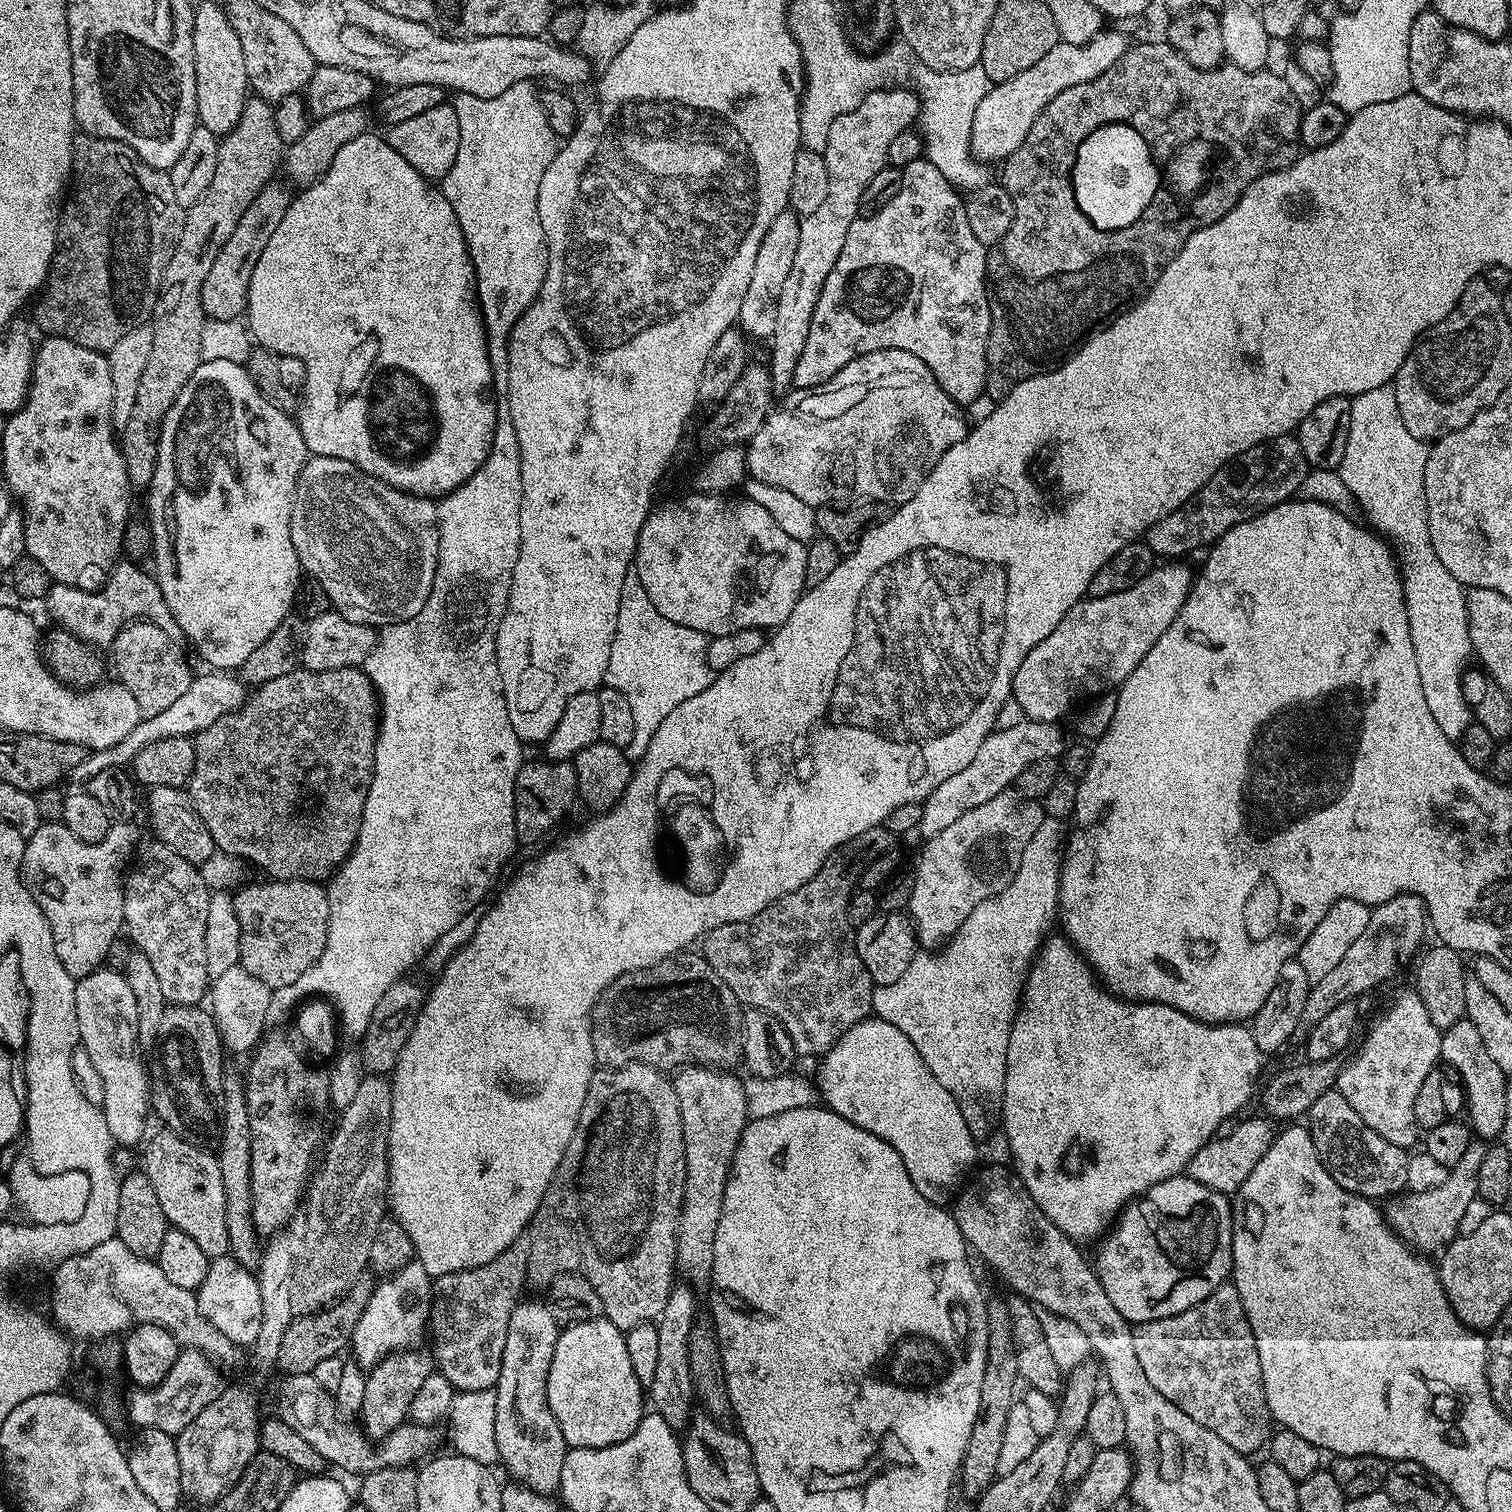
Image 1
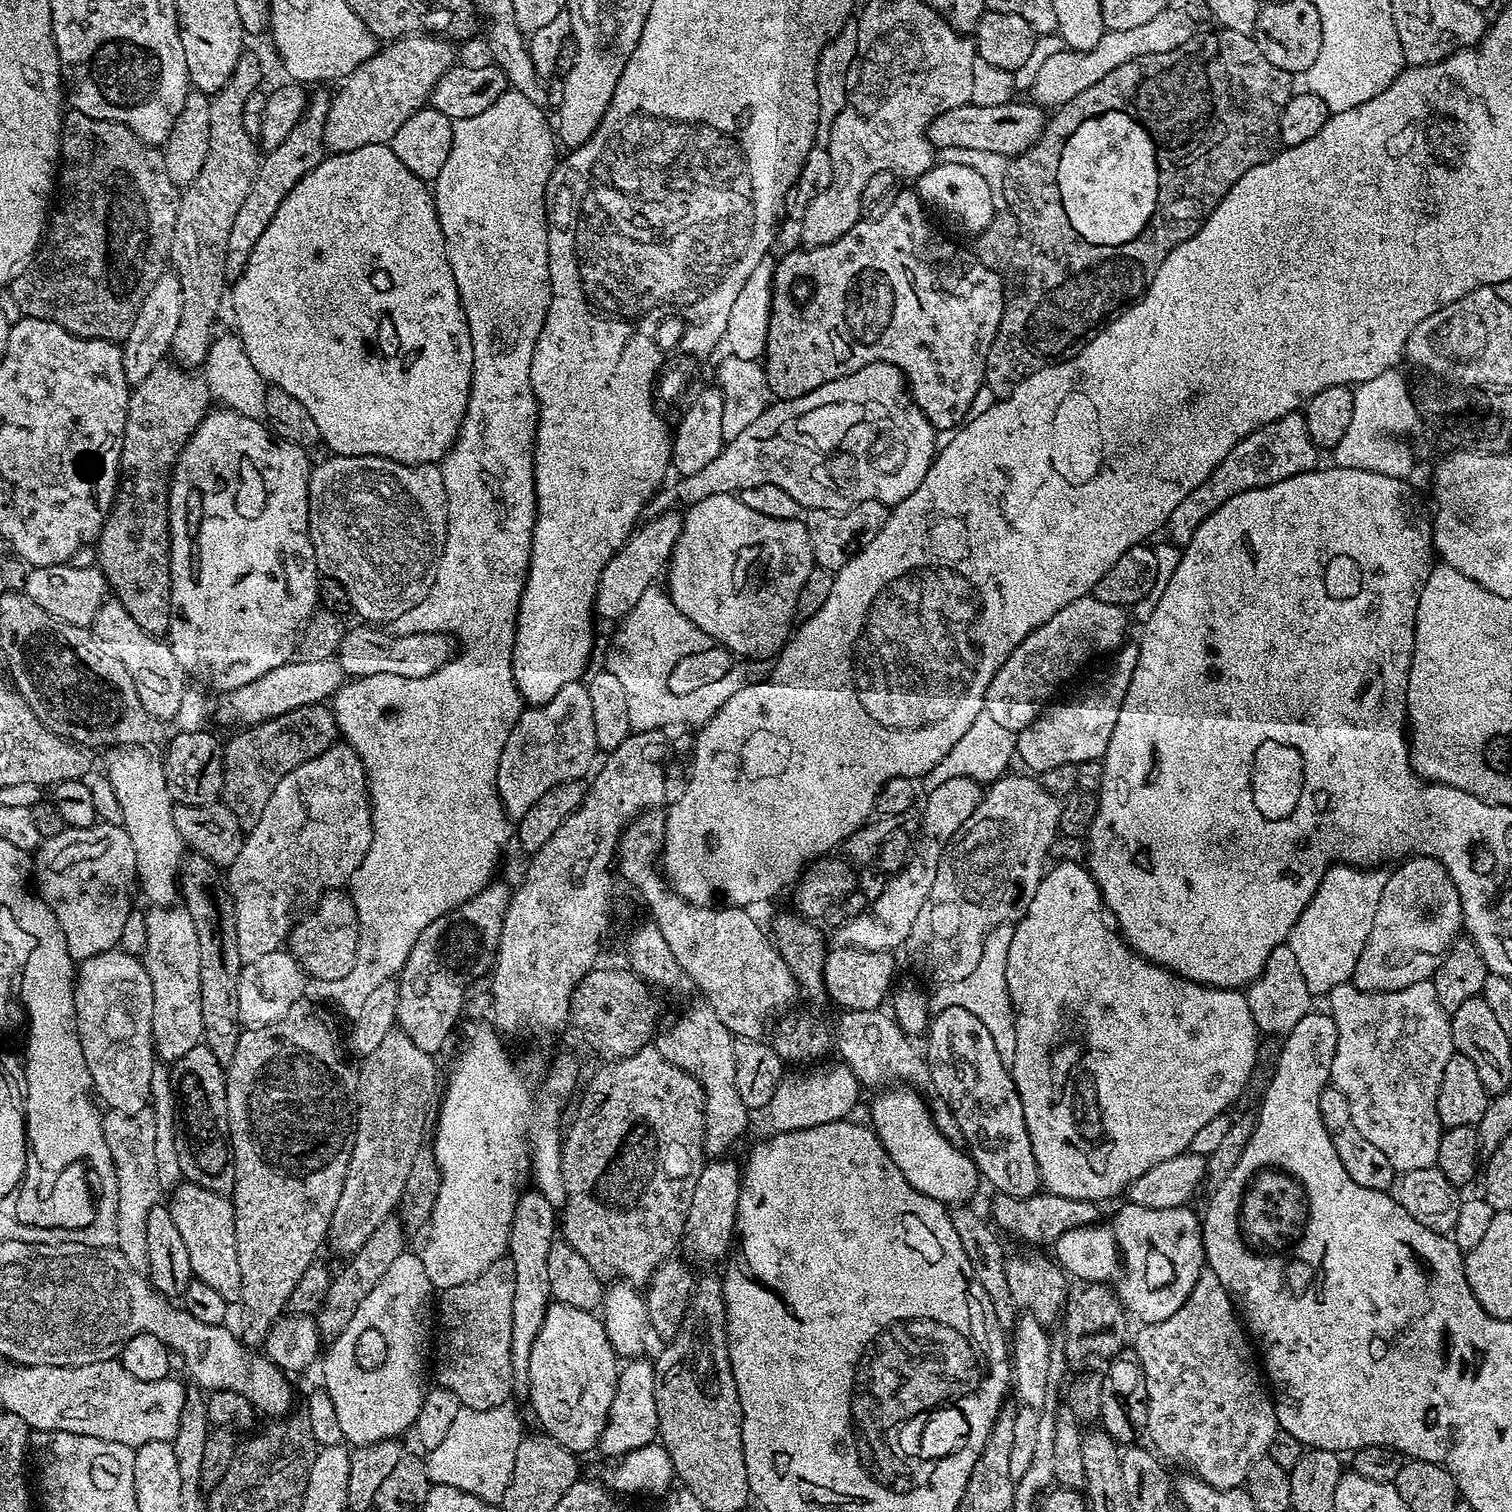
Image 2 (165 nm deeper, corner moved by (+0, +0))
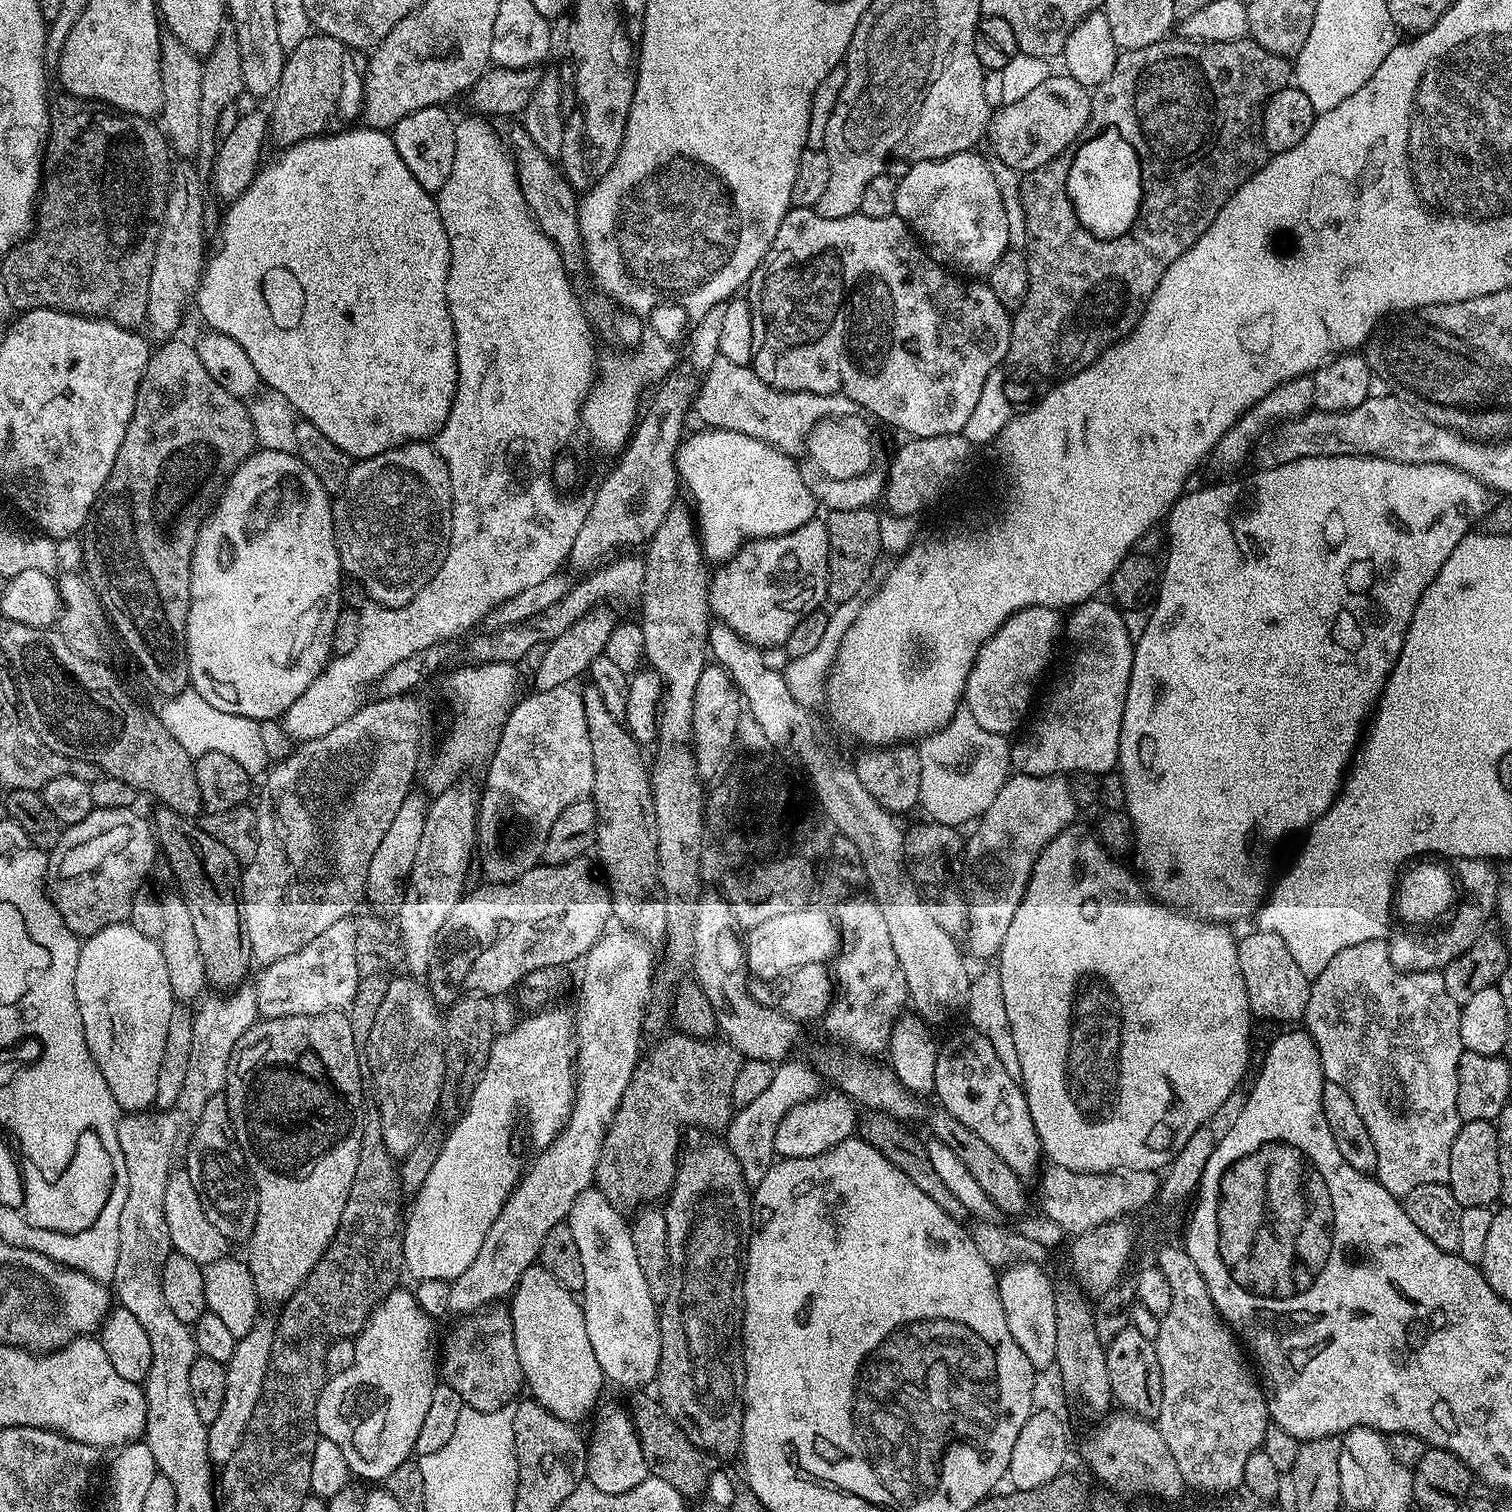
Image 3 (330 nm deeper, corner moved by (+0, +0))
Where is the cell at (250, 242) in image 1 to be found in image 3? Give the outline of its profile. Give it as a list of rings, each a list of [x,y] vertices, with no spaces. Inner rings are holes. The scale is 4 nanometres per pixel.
[[[311,35],[298,41],[296,49],[293,52],[291,49],[285,55],[282,78],[274,85],[270,136],[280,146],[291,146],[300,140],[343,132],[355,125],[362,116],[365,53],[329,36]]]

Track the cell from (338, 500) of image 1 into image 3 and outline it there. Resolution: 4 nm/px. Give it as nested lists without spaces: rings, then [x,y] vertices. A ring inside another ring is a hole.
[[[428,442],[404,444],[365,460],[356,460],[344,485],[332,500],[332,526],[340,567],[364,588],[373,604],[397,608],[414,598],[442,566],[448,553],[448,530],[452,519],[450,474],[442,457]]]

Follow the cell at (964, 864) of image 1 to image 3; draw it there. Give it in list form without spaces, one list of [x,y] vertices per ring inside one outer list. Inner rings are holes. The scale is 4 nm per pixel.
[[[1019,774],[1009,775],[1001,789],[998,790],[997,796],[991,802],[989,808],[982,813],[975,821],[972,833],[966,836],[963,841],[962,847],[962,861],[964,865],[961,866],[960,872],[964,875],[964,888],[966,893],[966,903],[968,906],[968,923],[966,925],[966,936],[972,939],[972,952],[976,956],[992,956],[995,957],[1000,951],[1002,946],[1002,938],[1006,938],[1006,929],[1010,926],[1011,919],[1014,918],[1014,910],[1018,910],[1018,902],[1022,902],[1022,894],[1026,890],[1028,880],[1032,876],[1034,870],[1034,862],[1038,858],[1038,854],[1042,854],[1042,850],[1050,843],[1060,832],[1063,832],[1065,828],[1069,827],[1073,823],[1072,820],[1078,815],[1078,809],[1074,798],[1072,797],[1072,791],[1068,785],[1068,780],[1063,775],[1058,776],[1022,776]]]

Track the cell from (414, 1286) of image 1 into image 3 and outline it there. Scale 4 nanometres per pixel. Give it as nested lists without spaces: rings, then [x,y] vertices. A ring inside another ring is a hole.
[[[397,1290],[390,1293],[385,1300],[377,1304],[368,1321],[364,1323],[364,1329],[360,1335],[355,1337],[354,1362],[345,1372],[333,1375],[331,1379],[325,1383],[324,1389],[320,1391],[320,1395],[316,1397],[316,1430],[323,1439],[334,1442],[334,1446],[338,1446],[338,1450],[342,1450],[342,1458],[346,1458],[348,1463],[348,1471],[353,1477],[361,1476],[364,1480],[376,1480],[372,1482],[387,1481],[388,1475],[394,1470],[398,1470],[398,1466],[409,1463],[410,1457],[415,1453],[416,1443],[418,1442],[418,1430],[422,1430],[422,1421],[426,1419],[426,1409],[430,1407],[430,1398],[434,1395],[434,1390],[438,1383],[438,1344],[432,1341],[432,1324],[433,1321],[427,1314],[420,1309],[415,1295],[411,1291],[403,1292]]]

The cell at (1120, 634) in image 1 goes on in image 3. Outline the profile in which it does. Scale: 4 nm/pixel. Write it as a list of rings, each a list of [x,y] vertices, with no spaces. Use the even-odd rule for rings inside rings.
[[[1035,604],[1018,610],[980,646],[966,678],[963,703],[983,730],[1011,734],[1021,727],[1020,719],[1032,704],[1032,691],[1052,656],[1052,643],[1059,634],[1062,634],[1061,613]]]

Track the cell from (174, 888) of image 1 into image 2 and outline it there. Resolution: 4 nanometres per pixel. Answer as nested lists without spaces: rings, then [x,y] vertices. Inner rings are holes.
[[[152,906],[146,912],[146,950],[143,957],[150,986],[154,986],[152,1046],[161,1061],[175,1062],[204,1039],[201,991],[201,951],[194,919],[183,906]]]

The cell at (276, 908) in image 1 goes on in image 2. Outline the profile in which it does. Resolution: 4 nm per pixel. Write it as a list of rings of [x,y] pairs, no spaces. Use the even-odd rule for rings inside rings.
[[[335,890],[322,895],[308,915],[294,925],[286,944],[313,981],[332,983],[344,980],[356,965],[359,941],[360,923],[352,899],[347,893]]]

